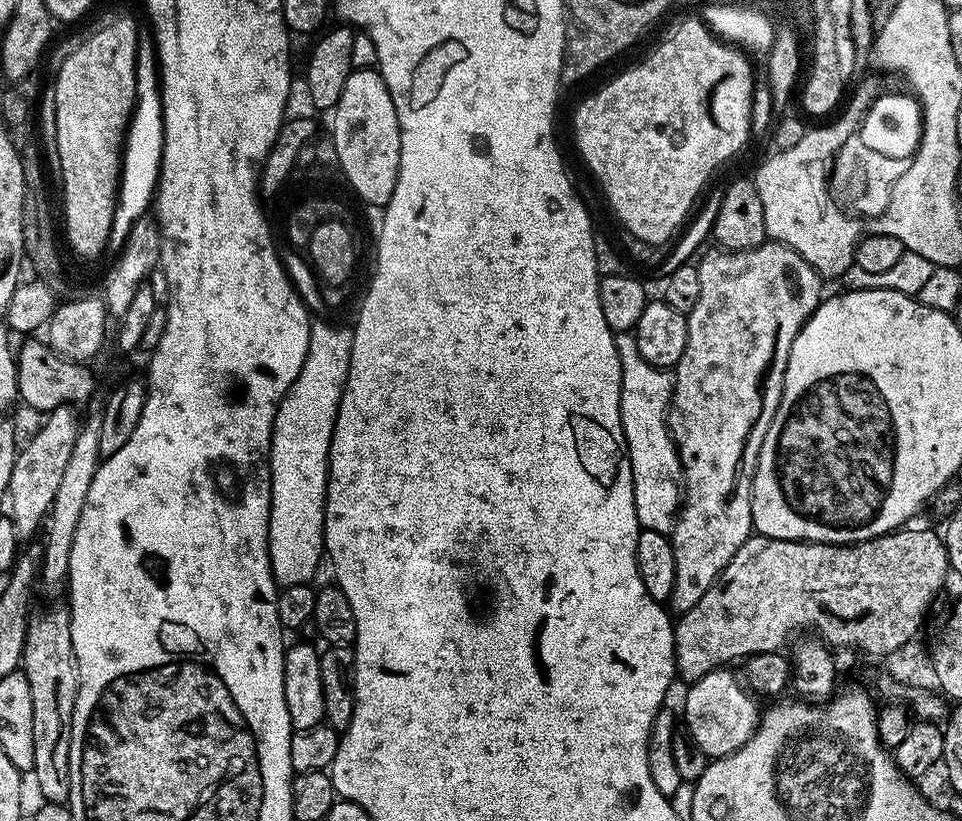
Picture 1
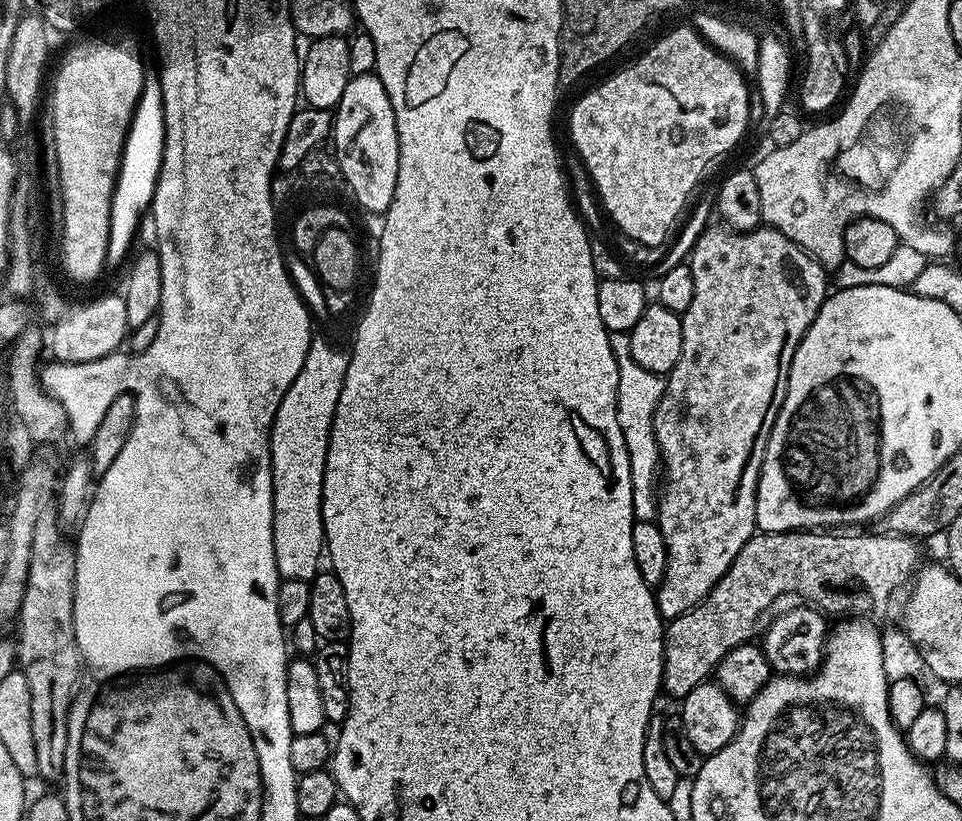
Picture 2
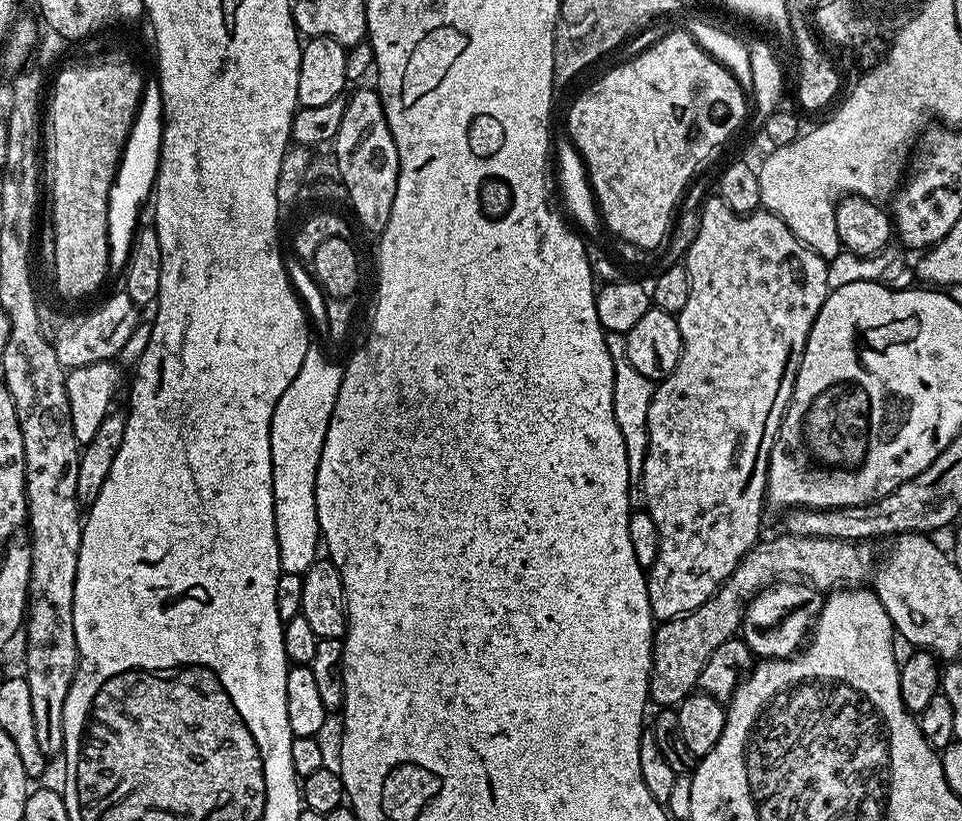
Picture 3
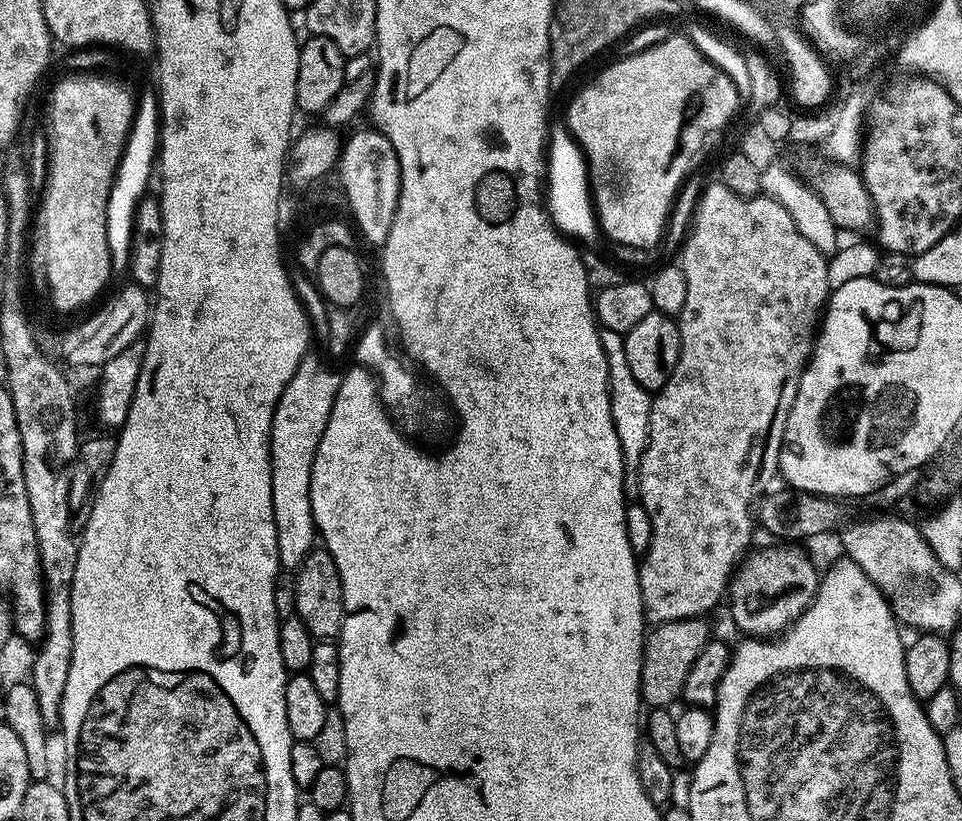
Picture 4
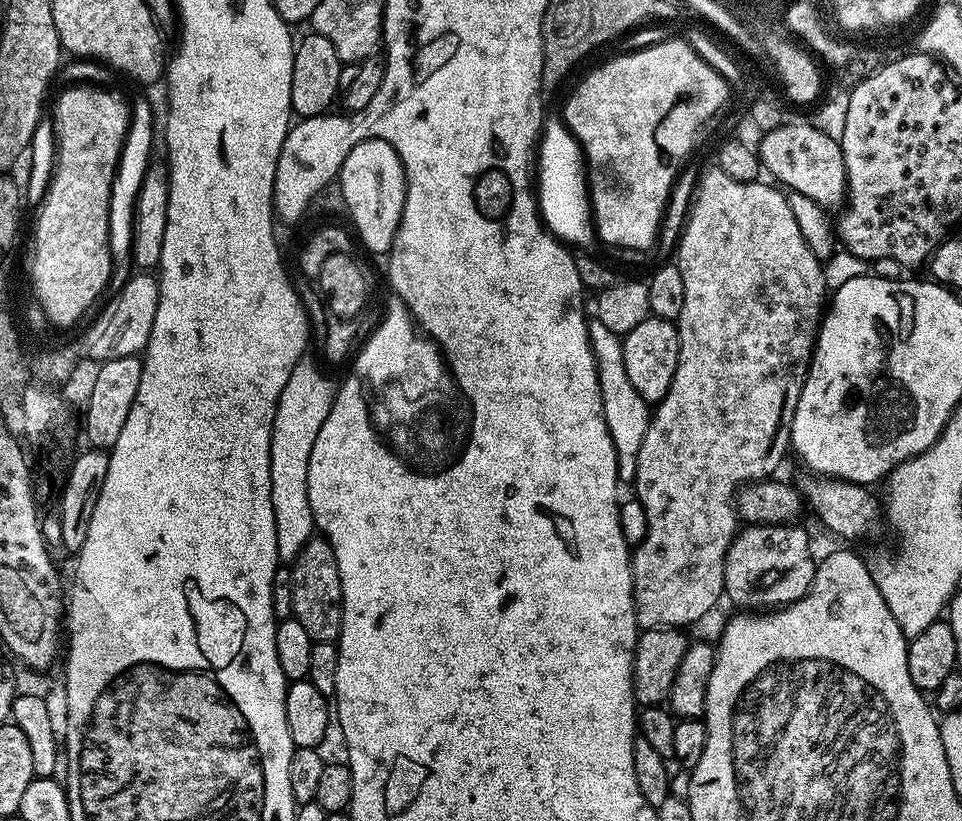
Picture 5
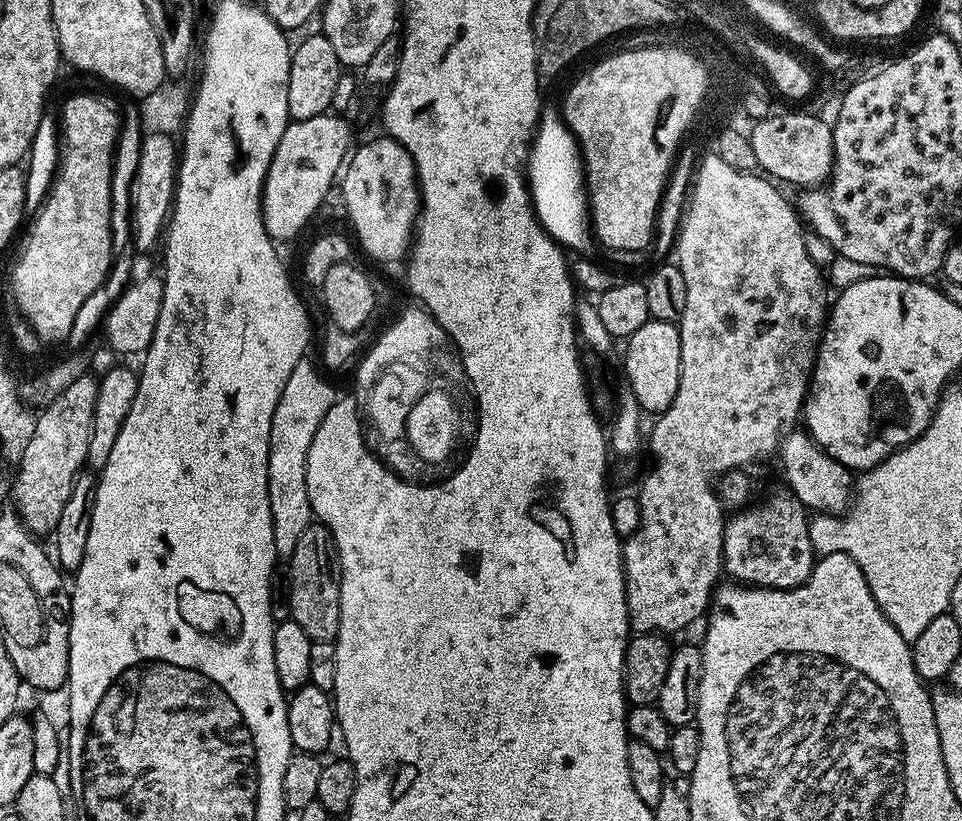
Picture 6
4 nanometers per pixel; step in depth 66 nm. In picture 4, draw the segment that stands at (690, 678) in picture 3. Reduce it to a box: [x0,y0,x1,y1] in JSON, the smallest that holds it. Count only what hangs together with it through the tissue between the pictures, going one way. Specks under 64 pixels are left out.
[640,619,710,709]

